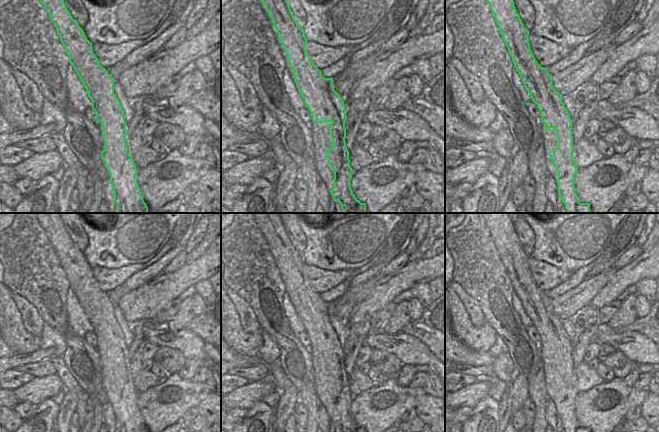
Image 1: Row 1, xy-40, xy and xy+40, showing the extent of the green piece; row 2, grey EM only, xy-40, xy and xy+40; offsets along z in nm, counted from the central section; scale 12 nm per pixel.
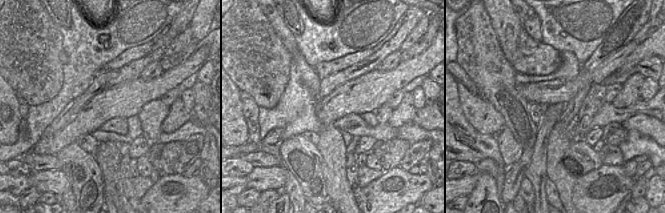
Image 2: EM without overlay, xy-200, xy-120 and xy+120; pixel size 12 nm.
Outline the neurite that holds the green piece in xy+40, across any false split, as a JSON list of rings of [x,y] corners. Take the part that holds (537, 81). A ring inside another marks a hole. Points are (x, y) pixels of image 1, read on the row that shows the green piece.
[[[486,0],[489,8],[496,20],[496,23],[500,29],[502,38],[508,48],[509,55],[512,57],[512,61],[516,71],[520,75],[525,89],[530,95],[532,101],[537,105],[541,113],[541,122],[546,124],[546,131],[550,128],[556,130],[556,137],[558,140],[557,148],[554,151],[549,151],[549,156],[553,165],[558,172],[558,194],[565,205],[565,209],[568,213],[590,213],[590,204],[581,203],[579,197],[577,196],[576,189],[574,187],[574,176],[578,171],[578,168],[573,160],[573,137],[572,137],[572,120],[570,115],[564,106],[561,94],[556,91],[552,86],[552,75],[546,70],[546,68],[541,67],[536,59],[534,58],[529,44],[529,31],[524,27],[522,20],[520,19],[518,12],[514,6],[513,0]]]

